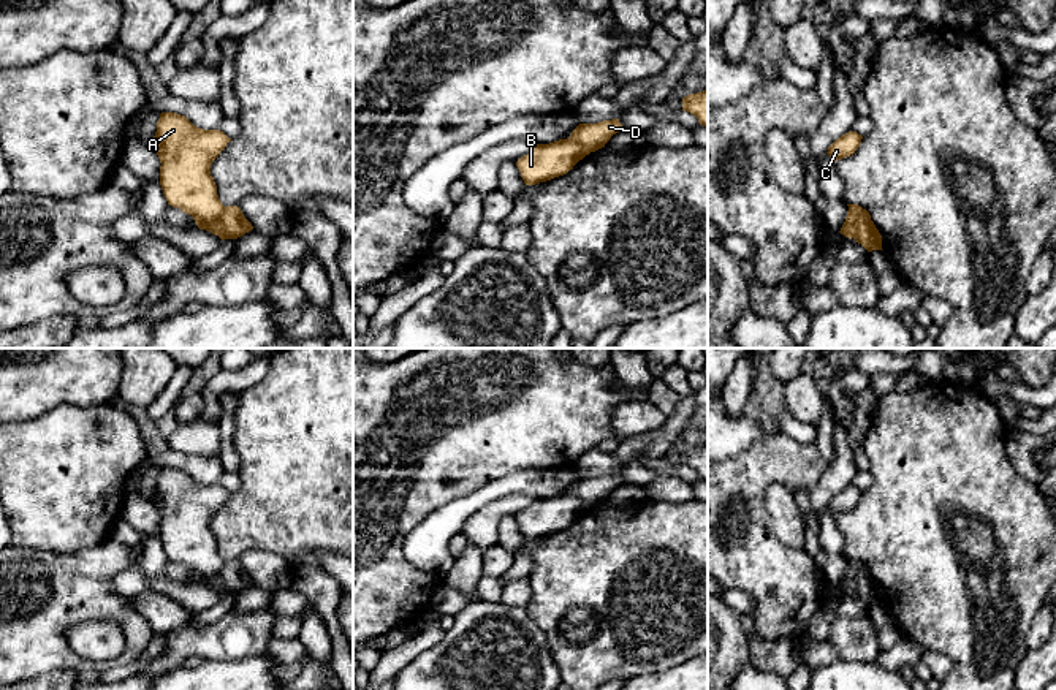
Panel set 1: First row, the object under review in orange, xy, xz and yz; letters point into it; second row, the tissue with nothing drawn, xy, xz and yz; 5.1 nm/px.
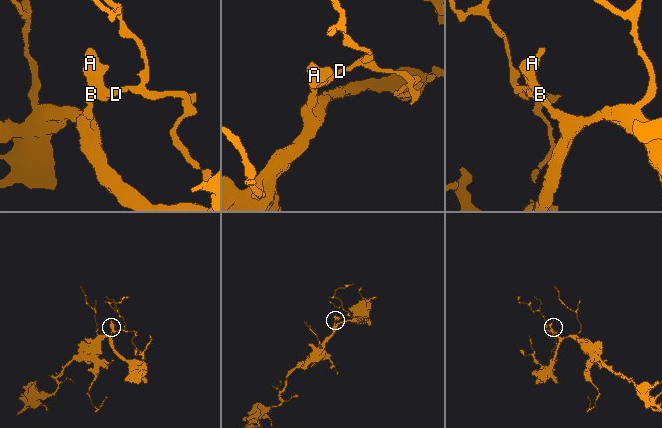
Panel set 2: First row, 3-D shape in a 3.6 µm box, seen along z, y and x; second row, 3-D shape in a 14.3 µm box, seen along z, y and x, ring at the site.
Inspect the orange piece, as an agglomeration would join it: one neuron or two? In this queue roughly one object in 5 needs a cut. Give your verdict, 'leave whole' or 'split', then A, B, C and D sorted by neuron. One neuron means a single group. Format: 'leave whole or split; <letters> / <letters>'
split; A B C / D

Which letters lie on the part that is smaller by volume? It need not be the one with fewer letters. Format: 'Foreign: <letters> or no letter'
Foreign: D

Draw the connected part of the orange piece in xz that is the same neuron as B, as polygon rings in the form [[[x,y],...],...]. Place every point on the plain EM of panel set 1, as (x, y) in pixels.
[[[567,492],[549,499],[537,499],[527,510],[516,516],[526,540],[535,540],[567,529],[589,510],[591,505],[578,495]]]

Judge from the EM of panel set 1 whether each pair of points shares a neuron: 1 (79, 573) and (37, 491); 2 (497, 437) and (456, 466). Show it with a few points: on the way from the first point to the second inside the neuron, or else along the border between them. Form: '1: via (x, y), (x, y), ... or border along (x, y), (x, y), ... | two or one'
1: border along (105, 542), (73, 551), (32, 549) | two
2: via (488, 437), (466, 456) | one

